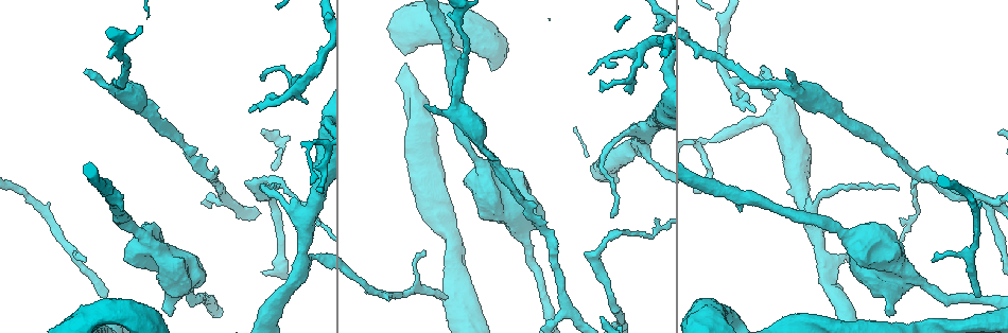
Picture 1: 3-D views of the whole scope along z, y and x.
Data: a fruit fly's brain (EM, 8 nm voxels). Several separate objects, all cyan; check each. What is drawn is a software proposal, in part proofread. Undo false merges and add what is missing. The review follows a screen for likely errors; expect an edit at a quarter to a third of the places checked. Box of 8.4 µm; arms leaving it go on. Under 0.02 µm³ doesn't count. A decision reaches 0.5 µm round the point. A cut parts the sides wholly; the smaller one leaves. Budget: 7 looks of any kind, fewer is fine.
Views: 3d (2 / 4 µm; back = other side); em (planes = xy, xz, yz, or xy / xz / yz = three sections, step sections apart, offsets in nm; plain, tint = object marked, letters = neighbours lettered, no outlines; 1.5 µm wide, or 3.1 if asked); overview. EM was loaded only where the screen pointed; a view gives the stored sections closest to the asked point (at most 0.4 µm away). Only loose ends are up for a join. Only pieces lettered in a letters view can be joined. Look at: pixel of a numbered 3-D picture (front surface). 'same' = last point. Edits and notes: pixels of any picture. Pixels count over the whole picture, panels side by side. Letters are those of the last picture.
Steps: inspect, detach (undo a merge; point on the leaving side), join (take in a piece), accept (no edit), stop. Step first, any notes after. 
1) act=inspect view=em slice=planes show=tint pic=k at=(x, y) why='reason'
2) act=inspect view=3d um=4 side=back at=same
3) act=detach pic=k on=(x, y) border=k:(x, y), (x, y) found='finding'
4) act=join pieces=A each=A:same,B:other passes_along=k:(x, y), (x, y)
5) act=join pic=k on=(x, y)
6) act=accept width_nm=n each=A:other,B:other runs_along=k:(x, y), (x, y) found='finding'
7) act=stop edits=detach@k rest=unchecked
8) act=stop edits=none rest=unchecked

act=inspect view=em slice=xz step=8 show=tint pic=1 at=(917, 182) why='sudden change in width'

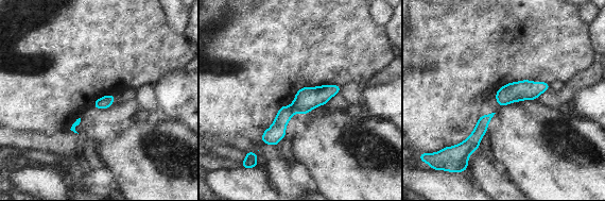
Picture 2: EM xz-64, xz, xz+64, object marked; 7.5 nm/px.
act=inspect view=em slice=xz step=8 show=letters at=same

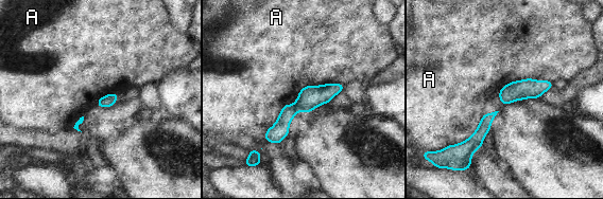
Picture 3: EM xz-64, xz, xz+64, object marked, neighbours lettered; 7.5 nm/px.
act=detach pic=3 on=(279, 130) width_nm=60 each=A:other border=3:(293, 104), (297, 110) found='a second neuron is stuck on'

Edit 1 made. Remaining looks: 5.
act=inspect view=overview why='see it whole again'

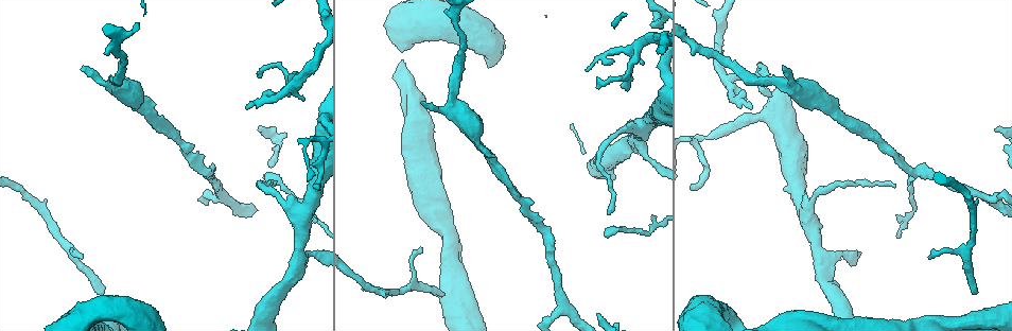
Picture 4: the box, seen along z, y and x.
act=inspect view=em slice=yz step=8 show=tint pic=4 at=(601, 86) why='free end'

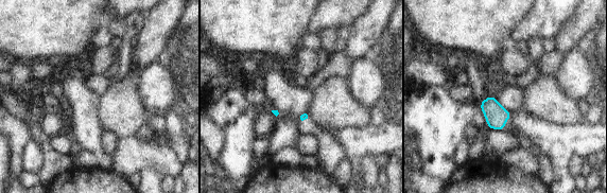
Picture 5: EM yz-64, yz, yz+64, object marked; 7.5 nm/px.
act=inspect view=em slice=planes show=letters at=same why='another direction'

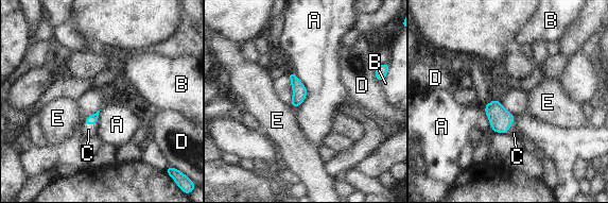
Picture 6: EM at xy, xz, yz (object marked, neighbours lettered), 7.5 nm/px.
act=join pieces=C each=A:other,B:other,C:same,D:other,E:other passes_along=6:(91, 119), (89, 123), (88, 130) found='the neuron continues'

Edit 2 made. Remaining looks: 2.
act=inspect view=em slice=planes show=letters pic=4 at=(441, 294)

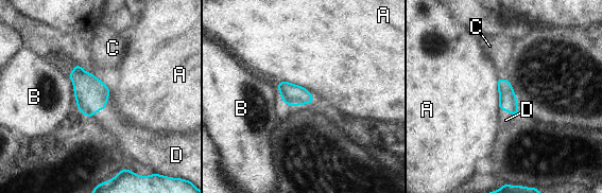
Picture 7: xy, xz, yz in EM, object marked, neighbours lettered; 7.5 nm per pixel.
act=join pieces=D width_nm=140 each=A:other,B:other,C:other,D:same passes_along=7:(508, 101), (508, 111), (505, 120) found='the neuron continues'

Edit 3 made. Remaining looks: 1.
act=stop edits=detach@3,join@6,join@7 rest=unchecked

